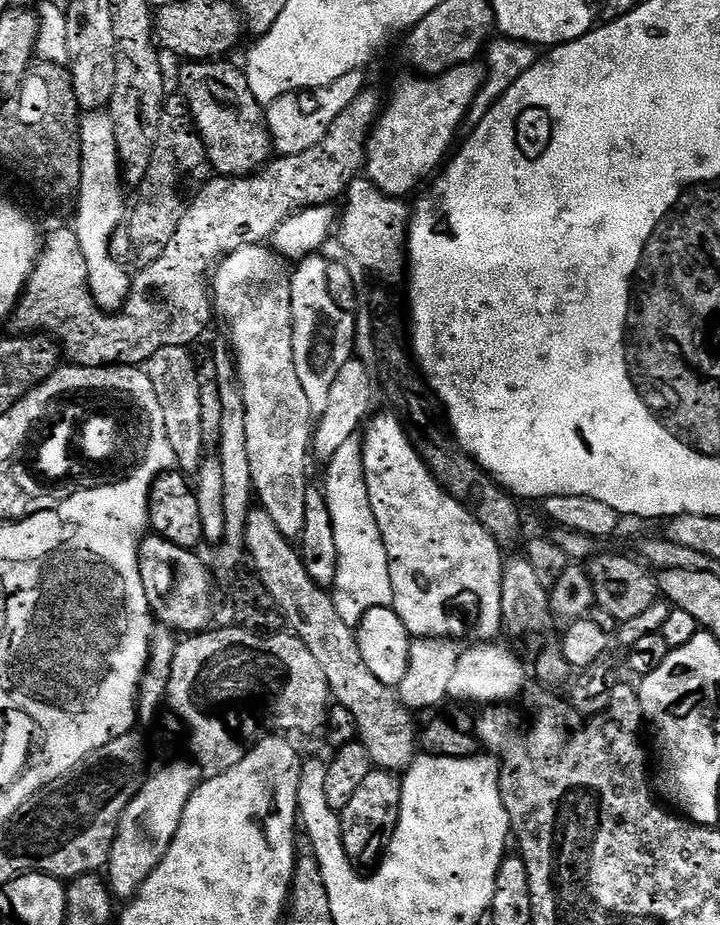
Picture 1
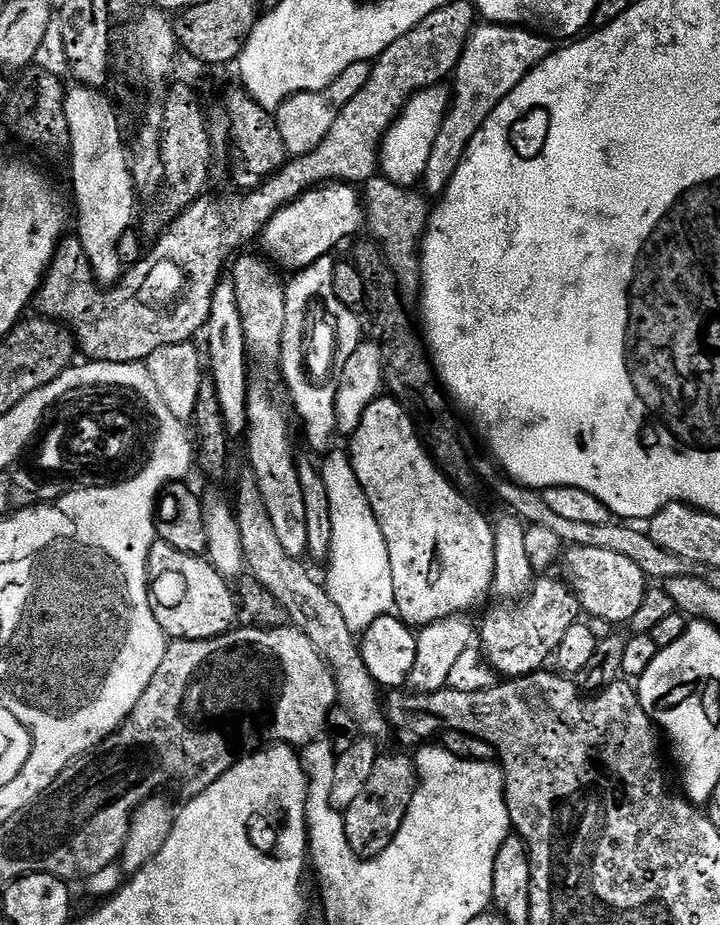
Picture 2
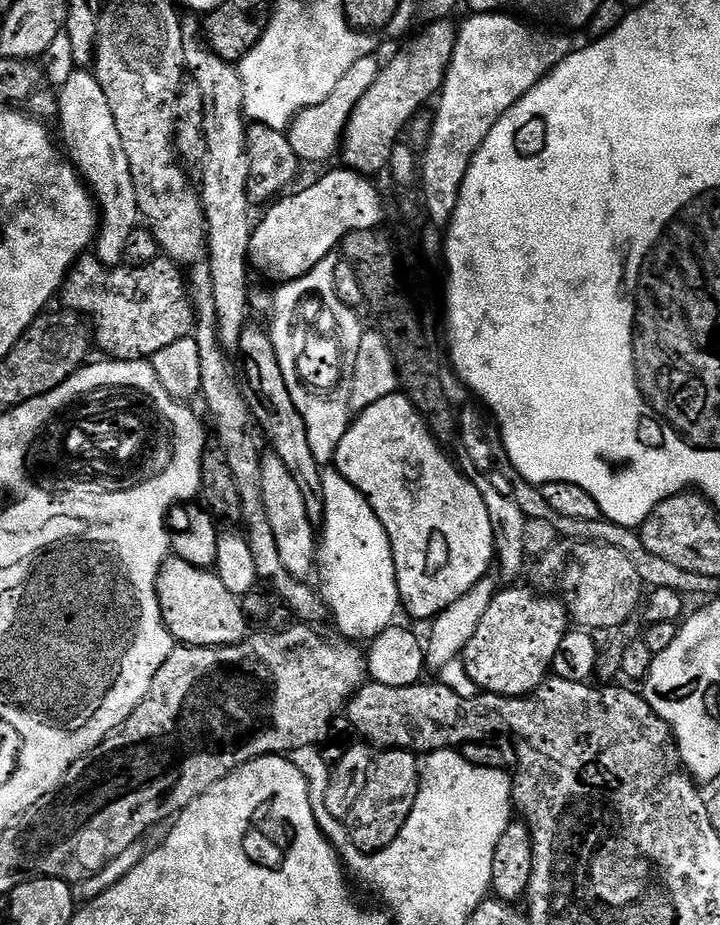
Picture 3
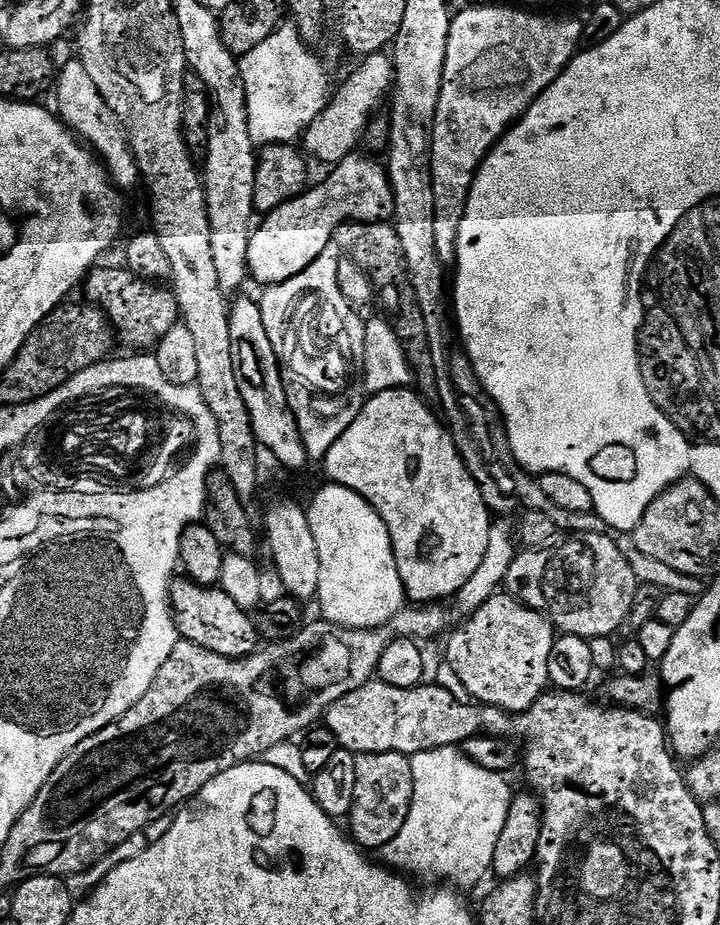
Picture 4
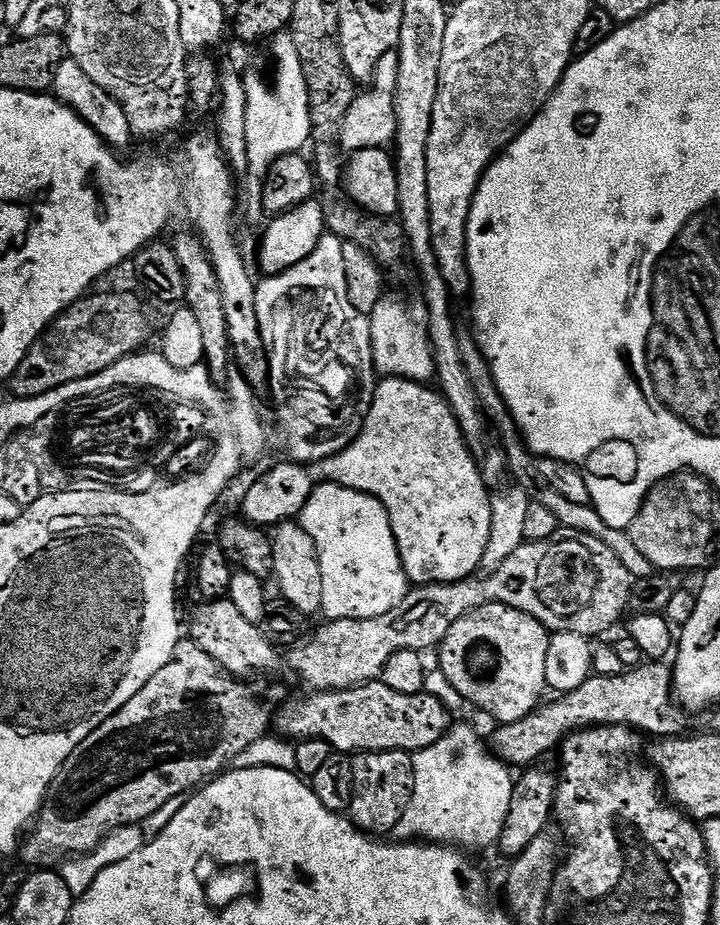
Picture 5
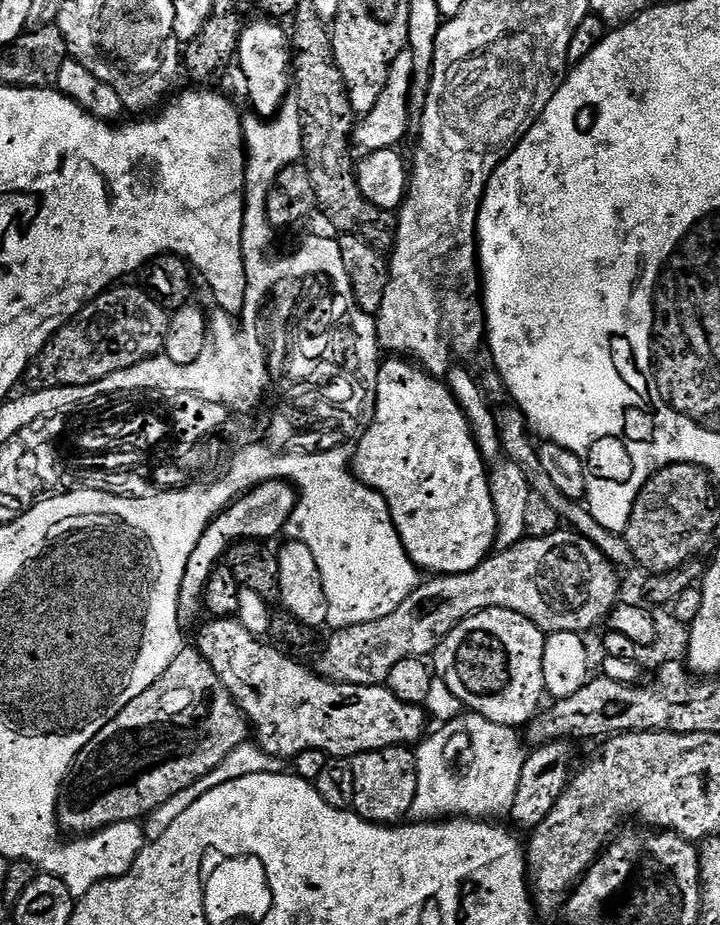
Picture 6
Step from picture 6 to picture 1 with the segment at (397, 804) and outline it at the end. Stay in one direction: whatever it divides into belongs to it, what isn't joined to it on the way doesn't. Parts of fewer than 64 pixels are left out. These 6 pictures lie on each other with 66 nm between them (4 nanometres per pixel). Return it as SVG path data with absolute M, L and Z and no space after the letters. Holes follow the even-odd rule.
M373 770L354 790L354 798L346 802L346 806L339 813L342 826L342 846L346 850L346 858L353 866L360 864L375 865L384 855L384 849L388 847L388 840L394 834L400 817L400 803L402 802L402 780L399 775Z

